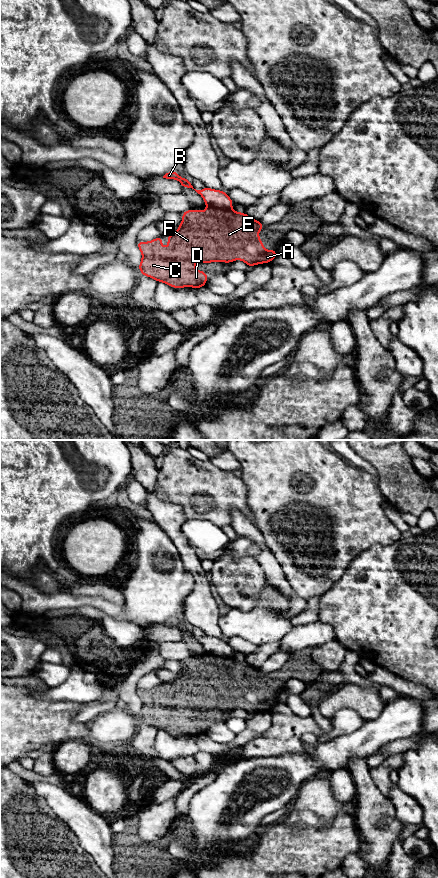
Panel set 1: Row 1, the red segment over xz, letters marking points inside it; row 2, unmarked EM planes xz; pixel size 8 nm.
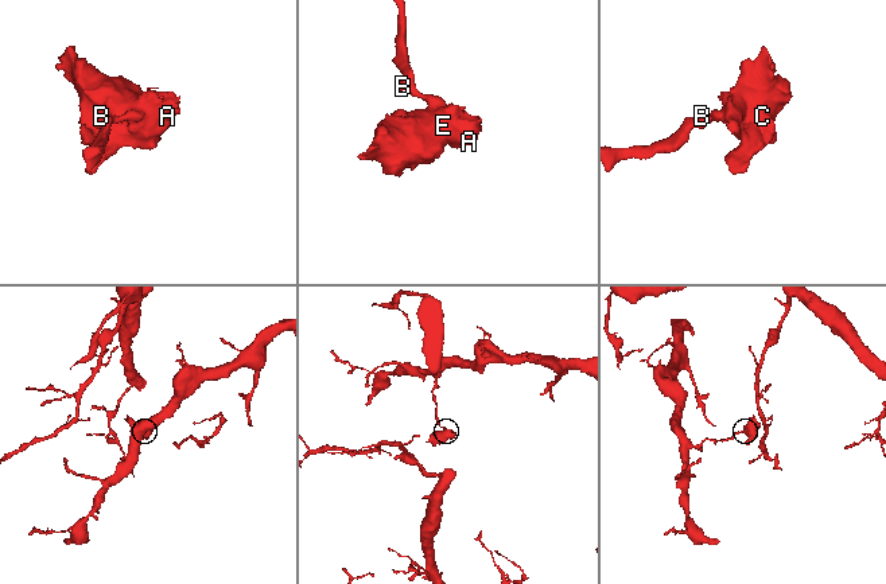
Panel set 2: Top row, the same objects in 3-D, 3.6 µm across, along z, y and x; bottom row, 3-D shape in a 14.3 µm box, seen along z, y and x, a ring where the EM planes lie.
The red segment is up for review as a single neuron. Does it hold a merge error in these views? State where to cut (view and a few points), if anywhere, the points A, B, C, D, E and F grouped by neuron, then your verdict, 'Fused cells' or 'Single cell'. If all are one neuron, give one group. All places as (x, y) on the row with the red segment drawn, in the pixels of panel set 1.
Split along xz (207, 205), (230, 208). Groups: A C D E F / B. Fused cells

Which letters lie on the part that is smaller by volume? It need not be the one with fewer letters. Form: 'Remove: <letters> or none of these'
Remove: A, C, D, E, F

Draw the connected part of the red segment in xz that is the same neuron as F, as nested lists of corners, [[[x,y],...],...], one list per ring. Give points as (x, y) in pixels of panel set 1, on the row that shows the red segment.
[[[207,206],[206,210],[187,210],[182,214],[182,222],[176,232],[168,235],[168,247],[162,247],[162,236],[149,242],[137,242],[142,253],[138,269],[142,275],[164,282],[173,288],[206,286],[209,275],[193,267],[194,263],[225,262],[242,260],[249,267],[270,263],[276,256],[275,250],[266,250],[258,232],[264,228],[258,220],[246,213],[233,209]]]

